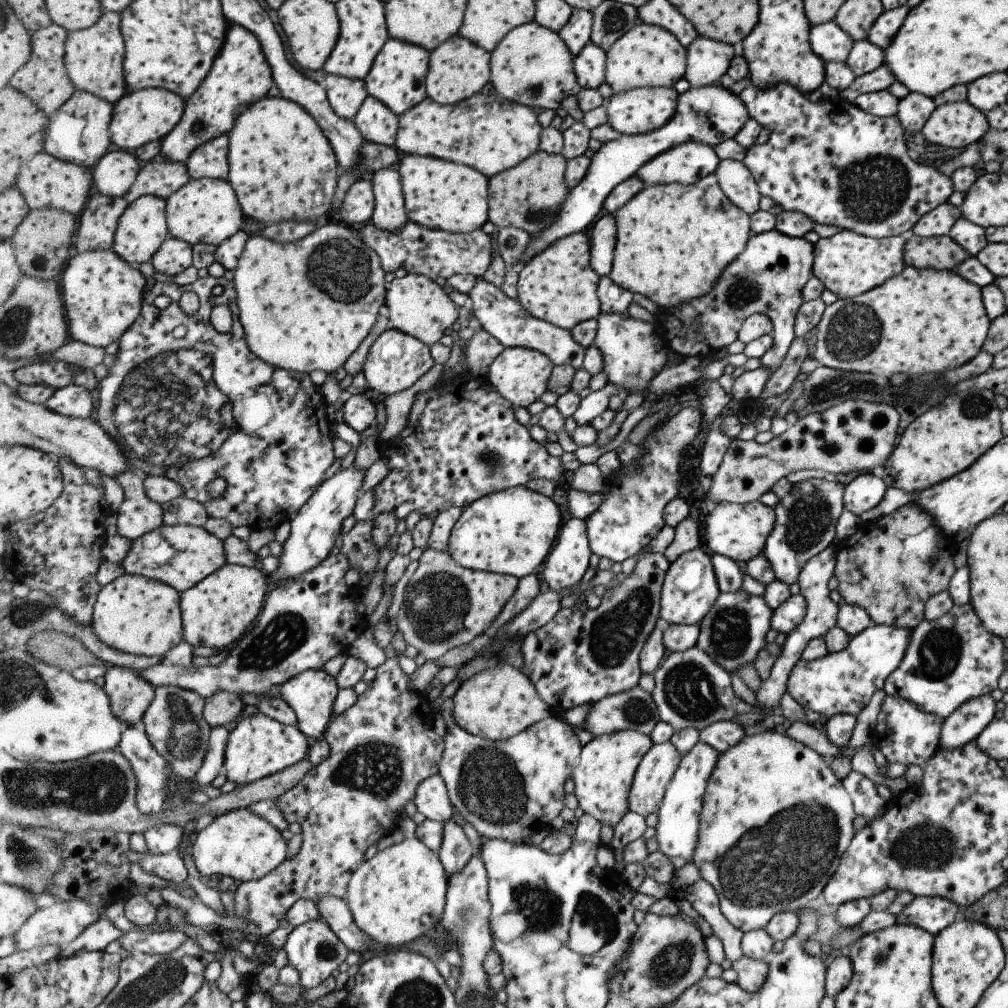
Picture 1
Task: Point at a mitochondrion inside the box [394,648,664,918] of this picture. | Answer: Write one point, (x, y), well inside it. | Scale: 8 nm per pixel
(491, 787)

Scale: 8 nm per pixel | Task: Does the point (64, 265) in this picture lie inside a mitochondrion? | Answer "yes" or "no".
no

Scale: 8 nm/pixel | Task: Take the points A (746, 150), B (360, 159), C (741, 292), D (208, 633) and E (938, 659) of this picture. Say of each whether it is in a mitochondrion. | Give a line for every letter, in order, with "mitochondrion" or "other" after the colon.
A: other
B: other
C: mitochondrion
D: other
E: mitochondrion

